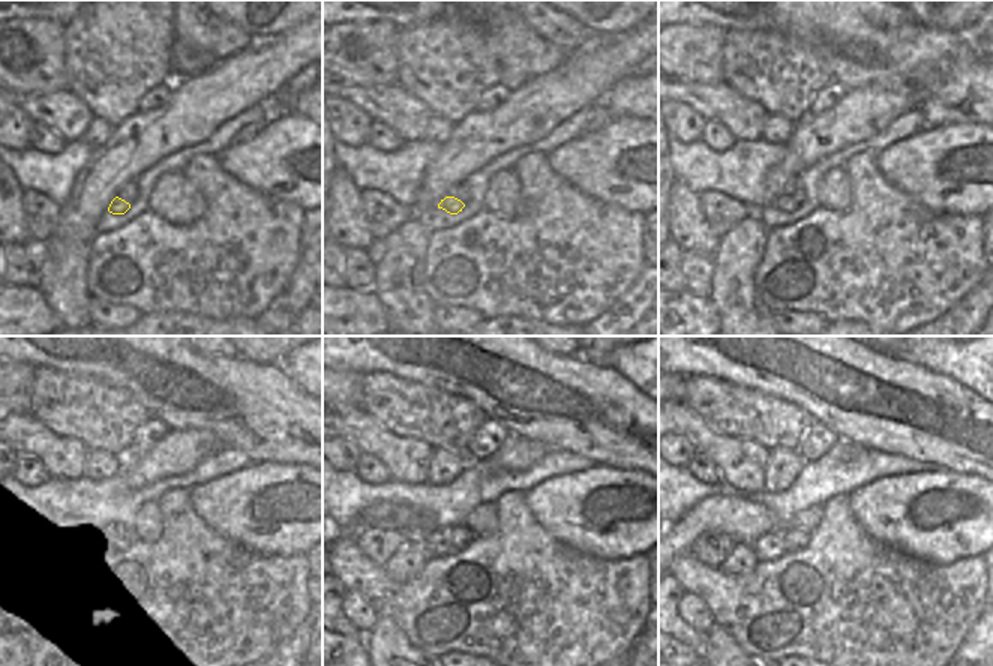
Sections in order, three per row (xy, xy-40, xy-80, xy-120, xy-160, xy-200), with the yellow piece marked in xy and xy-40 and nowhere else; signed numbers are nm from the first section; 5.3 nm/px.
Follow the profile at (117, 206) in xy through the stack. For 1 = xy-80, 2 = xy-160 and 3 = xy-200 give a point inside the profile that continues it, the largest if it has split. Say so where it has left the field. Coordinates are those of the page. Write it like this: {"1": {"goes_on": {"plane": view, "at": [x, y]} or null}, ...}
{"1": {"goes_on": {"plane": "xy-80", "at": [786, 204]}}, "2": {"goes_on": {"plane": "xy-160", "at": [437, 543]}}, "3": {"goes_on": {"plane": "xy-200", "at": [768, 546]}}}

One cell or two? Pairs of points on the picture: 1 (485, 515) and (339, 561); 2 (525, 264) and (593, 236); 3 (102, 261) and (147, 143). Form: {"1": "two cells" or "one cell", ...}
{"1": "two cells", "2": "one cell", "3": "two cells"}

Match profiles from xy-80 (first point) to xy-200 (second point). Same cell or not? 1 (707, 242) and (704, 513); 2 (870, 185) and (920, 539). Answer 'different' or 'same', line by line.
1: different
2: different

